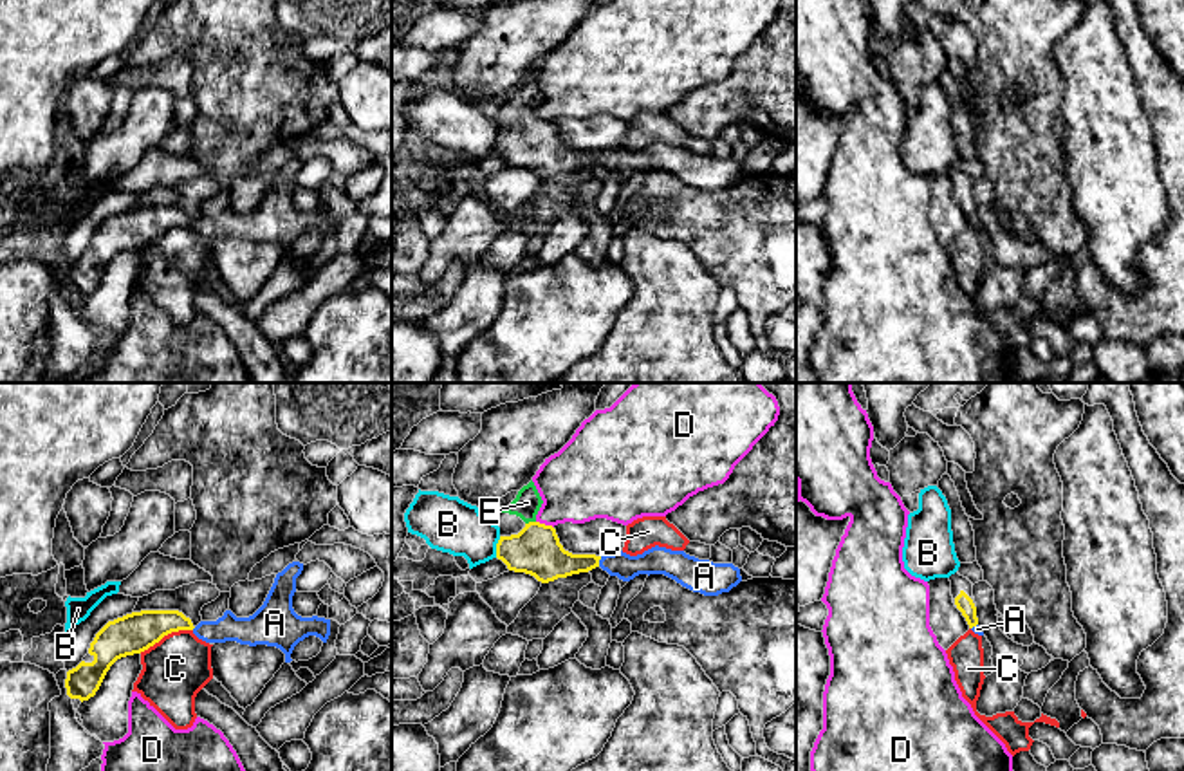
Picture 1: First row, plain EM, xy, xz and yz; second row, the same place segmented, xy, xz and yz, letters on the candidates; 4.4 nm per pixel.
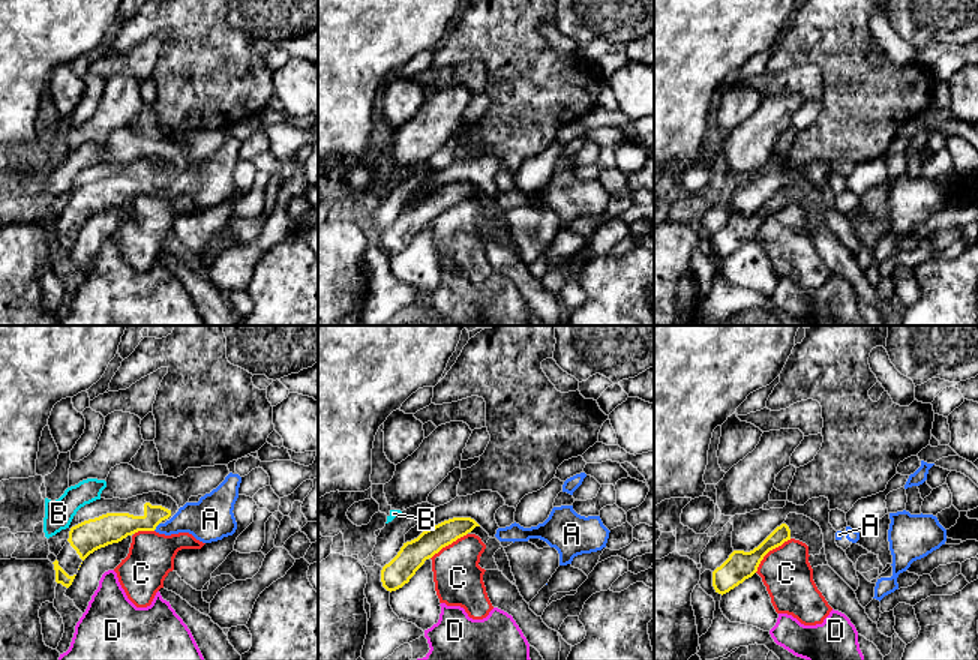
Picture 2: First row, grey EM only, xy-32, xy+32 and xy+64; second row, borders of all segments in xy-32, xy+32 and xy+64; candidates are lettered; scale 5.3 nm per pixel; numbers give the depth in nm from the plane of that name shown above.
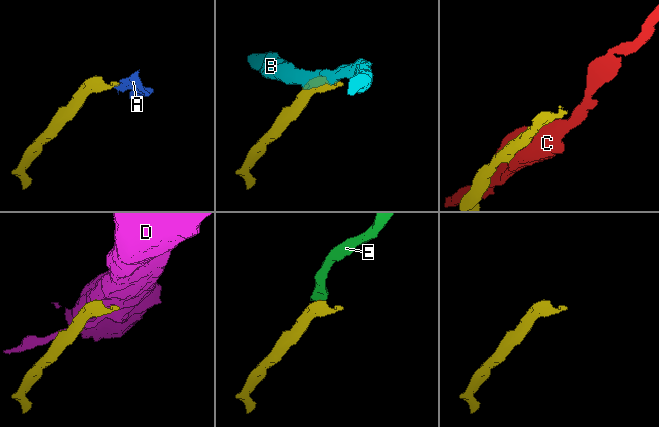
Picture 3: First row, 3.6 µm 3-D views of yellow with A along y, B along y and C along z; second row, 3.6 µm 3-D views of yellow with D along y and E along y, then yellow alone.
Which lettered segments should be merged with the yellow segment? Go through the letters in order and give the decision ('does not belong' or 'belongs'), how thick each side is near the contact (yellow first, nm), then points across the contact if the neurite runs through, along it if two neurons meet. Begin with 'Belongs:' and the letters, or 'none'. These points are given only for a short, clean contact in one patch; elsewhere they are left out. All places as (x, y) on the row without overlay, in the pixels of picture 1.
Belongs: A, E
A: belongs; calibres 190 and 120 nm; way xz (542, 152), (551, 157), (598, 157), (647, 159), (654, 156)
B: does not belong; calibres 220 and 240 nm; border xz (500, 132), (495, 152)
C: does not belong; calibres 180 and 280 nm
D: does not belong; calibres 220 and 340 nm; border xz (536, 116), (553, 123)
E: belongs; calibres 220 and 120 nm; way xz (536, 145), (529, 118), (527, 98)

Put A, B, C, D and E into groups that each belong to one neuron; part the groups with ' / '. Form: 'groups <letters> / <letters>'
groups A E / B / C / D

